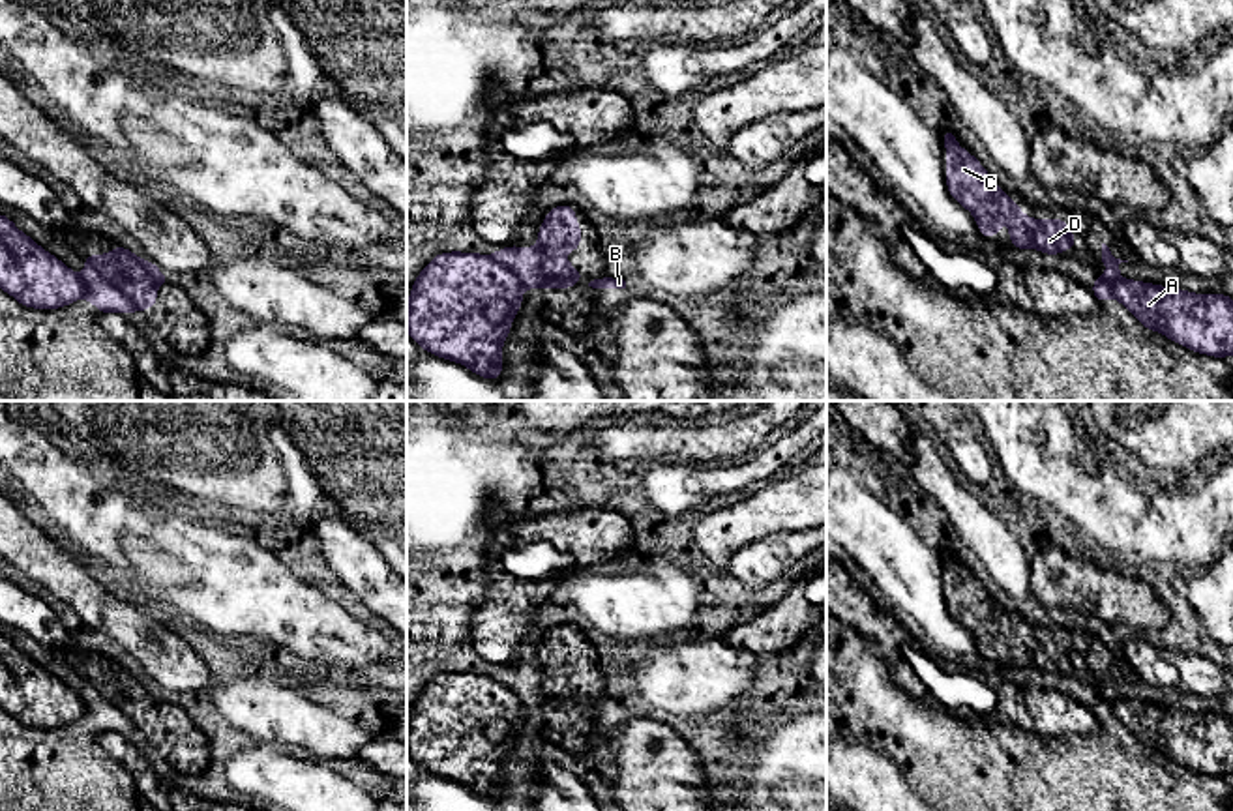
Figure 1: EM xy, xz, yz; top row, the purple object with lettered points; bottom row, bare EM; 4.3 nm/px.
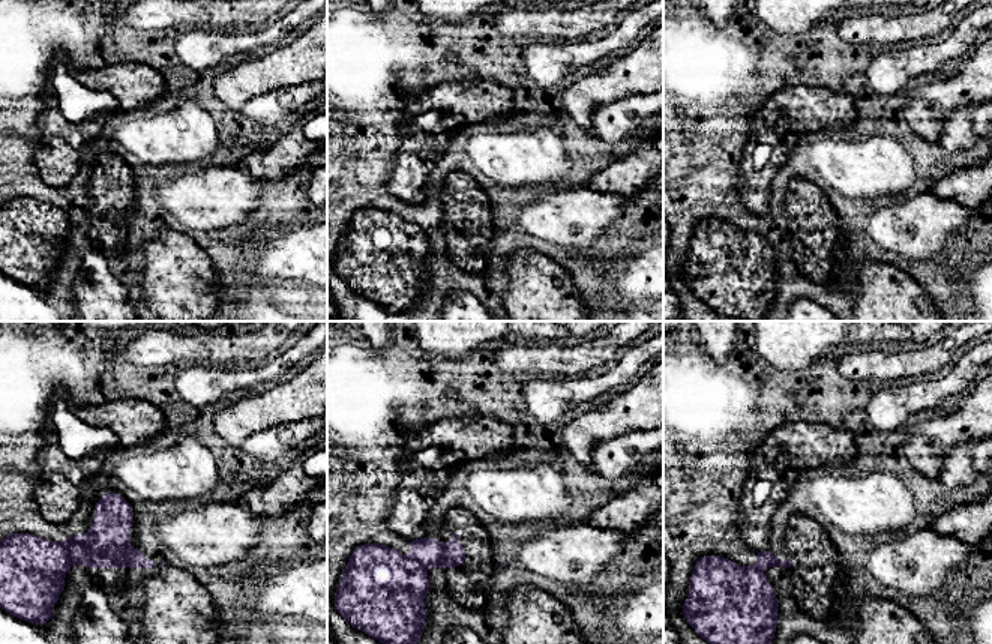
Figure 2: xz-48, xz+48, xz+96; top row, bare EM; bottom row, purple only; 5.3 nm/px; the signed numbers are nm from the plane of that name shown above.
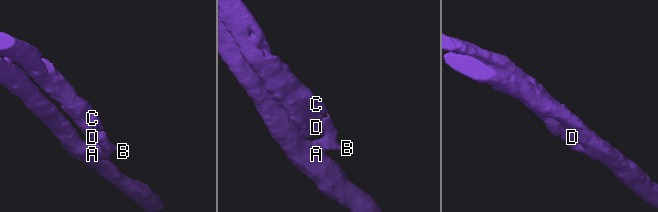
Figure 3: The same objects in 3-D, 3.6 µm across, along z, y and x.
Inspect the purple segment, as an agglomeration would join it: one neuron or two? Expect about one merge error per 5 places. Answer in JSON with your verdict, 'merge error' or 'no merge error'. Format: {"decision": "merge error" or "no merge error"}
{"decision": "merge error"}

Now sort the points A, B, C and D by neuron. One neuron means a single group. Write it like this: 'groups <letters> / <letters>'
groups A / B C D

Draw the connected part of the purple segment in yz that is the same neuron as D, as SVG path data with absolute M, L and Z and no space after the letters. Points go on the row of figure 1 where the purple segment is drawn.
M952 129L941 133L946 146L946 189L967 208L980 227L982 238L999 234L999 227L1010 221L1010 243L1016 249L1040 249L1047 257L1072 249L1077 240L1068 223L1061 219L1031 219L1016 200L1010 200L980 161L963 150Z

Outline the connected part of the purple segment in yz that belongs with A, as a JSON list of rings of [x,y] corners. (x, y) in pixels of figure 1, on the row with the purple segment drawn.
[[[1117,279],[1119,300],[1151,332],[1212,358],[1233,356],[1233,298]]]

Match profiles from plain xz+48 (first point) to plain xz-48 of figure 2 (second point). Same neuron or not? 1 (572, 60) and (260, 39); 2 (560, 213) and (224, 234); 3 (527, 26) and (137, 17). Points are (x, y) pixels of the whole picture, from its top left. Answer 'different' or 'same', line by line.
1: same
2: different
3: same

